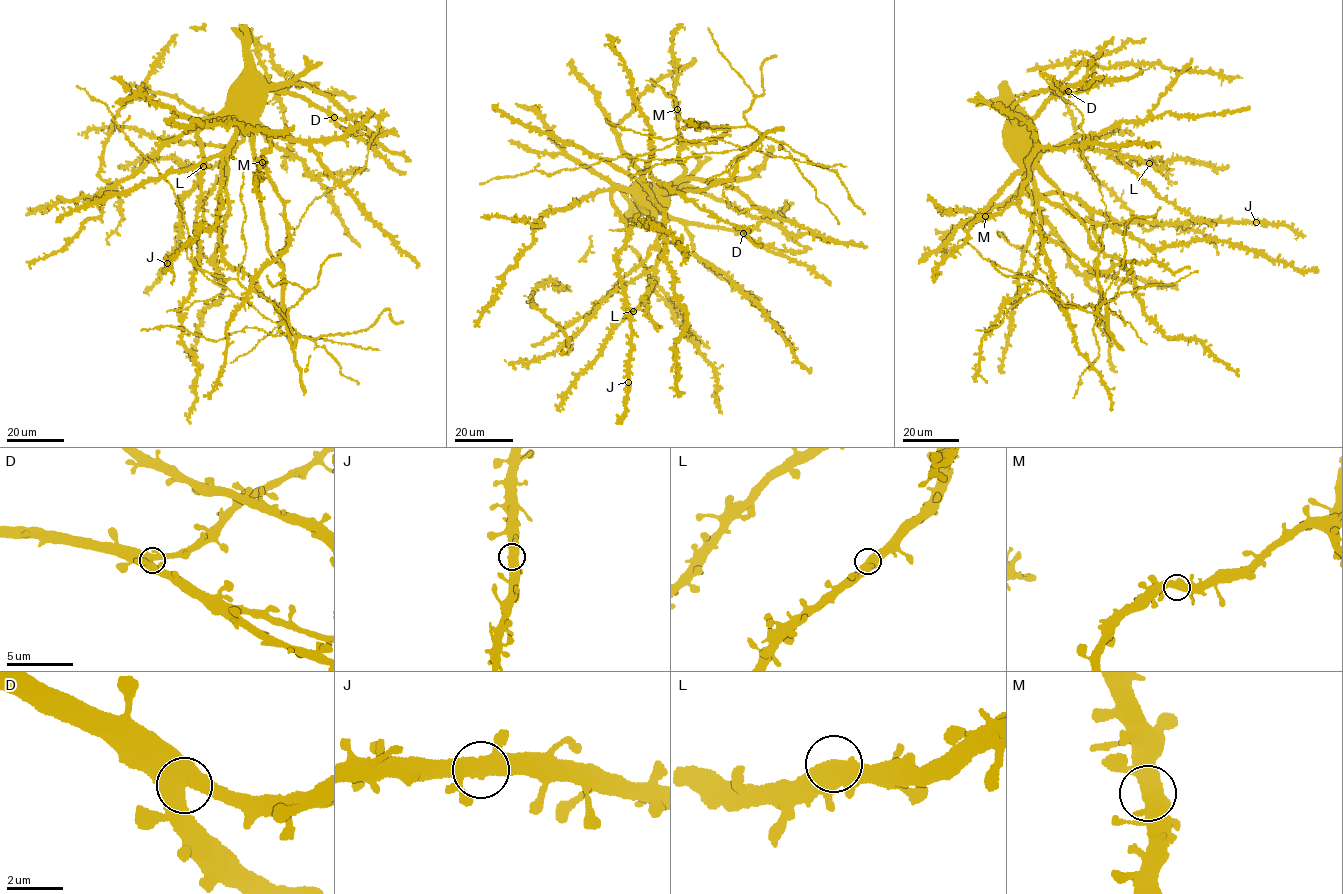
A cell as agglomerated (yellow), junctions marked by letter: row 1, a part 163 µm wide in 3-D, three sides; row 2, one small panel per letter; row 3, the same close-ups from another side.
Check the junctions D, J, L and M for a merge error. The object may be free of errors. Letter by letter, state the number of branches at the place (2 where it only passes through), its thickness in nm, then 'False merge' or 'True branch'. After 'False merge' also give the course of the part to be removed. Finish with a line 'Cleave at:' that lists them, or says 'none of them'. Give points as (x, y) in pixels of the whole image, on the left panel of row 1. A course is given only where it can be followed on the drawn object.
D: Branches: 4. Thickness 500 nm. True branch
J: Branches: 4. Thickness 440 nm. True branch
L: Branches: 4. Thickness 480 nm. True branch
M: Branches: 4. Thickness 440 nm. True branch
Cleave at: none of them

